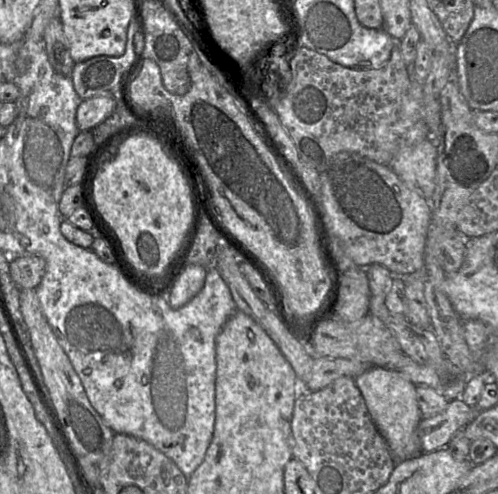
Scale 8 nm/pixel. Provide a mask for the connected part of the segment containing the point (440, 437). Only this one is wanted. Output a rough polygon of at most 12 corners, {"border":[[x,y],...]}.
{"border":[[460,397],[422,417],[423,452],[447,448],[480,413]]}

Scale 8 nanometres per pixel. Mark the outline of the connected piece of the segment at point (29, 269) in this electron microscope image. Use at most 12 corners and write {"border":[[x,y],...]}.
{"border":[[25,255],[11,258],[10,275],[21,289],[36,289],[46,260]]}

